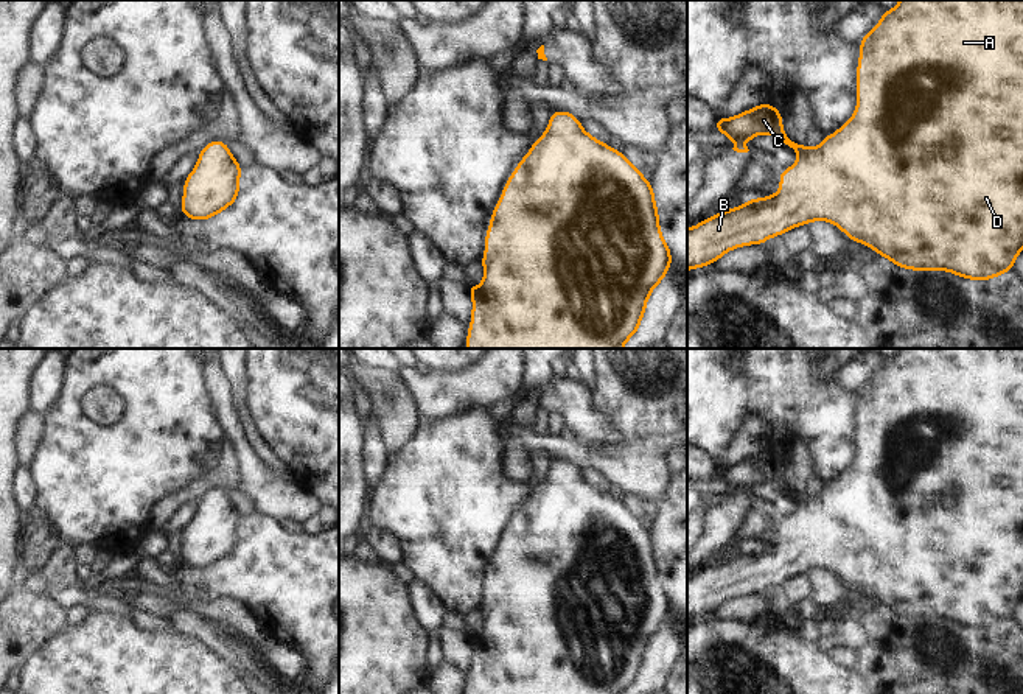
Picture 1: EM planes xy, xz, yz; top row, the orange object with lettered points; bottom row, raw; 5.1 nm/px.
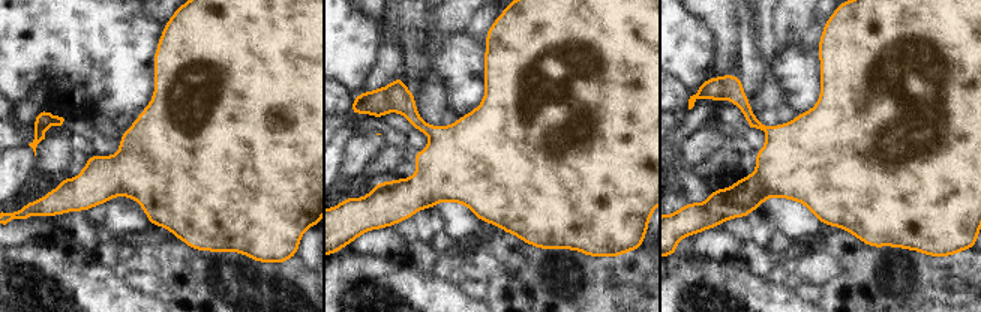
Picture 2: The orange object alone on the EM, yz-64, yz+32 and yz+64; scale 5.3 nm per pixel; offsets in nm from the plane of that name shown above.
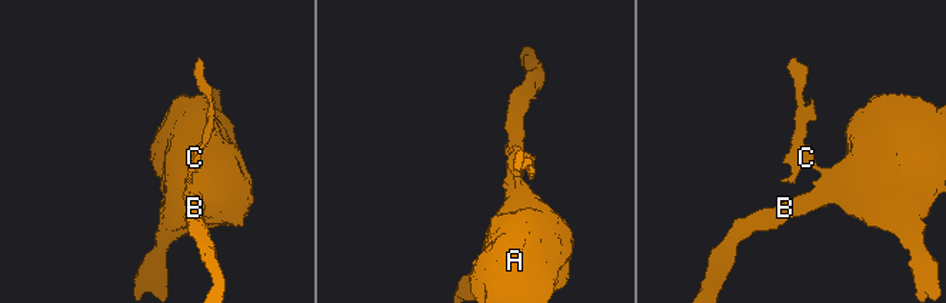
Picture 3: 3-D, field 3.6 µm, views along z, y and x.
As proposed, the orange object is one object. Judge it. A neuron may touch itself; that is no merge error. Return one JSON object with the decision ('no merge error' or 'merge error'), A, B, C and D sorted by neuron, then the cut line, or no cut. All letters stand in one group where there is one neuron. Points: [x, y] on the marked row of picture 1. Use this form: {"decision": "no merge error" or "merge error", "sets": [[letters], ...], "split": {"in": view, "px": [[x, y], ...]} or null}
{"decision": "no merge error", "sets": [["A", "B", "C", "D"]], "split": null}

